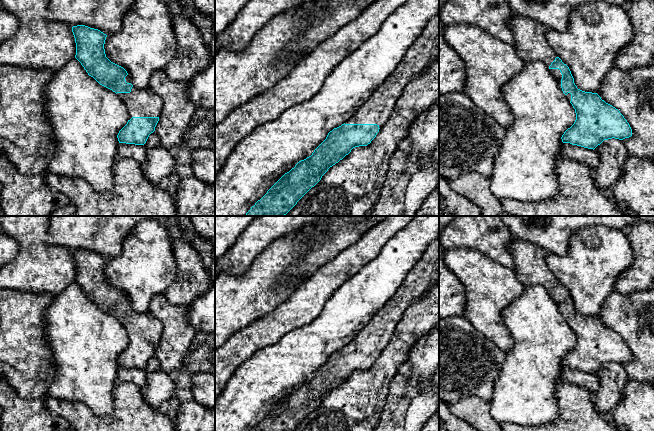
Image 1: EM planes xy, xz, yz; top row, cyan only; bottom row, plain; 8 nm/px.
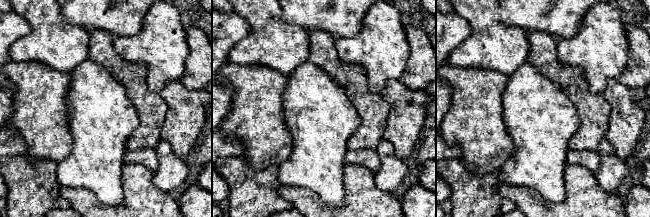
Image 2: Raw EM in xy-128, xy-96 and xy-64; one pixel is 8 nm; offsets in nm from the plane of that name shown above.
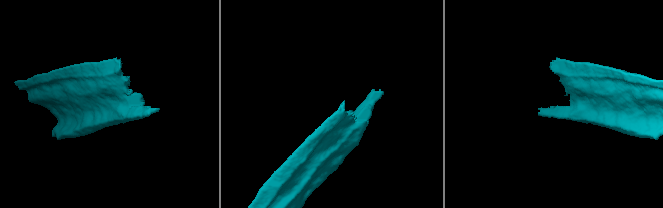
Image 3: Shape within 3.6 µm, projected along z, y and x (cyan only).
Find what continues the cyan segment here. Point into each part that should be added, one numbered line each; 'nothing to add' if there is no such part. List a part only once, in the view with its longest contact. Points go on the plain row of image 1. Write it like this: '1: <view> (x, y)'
1: xz (423, 276)

